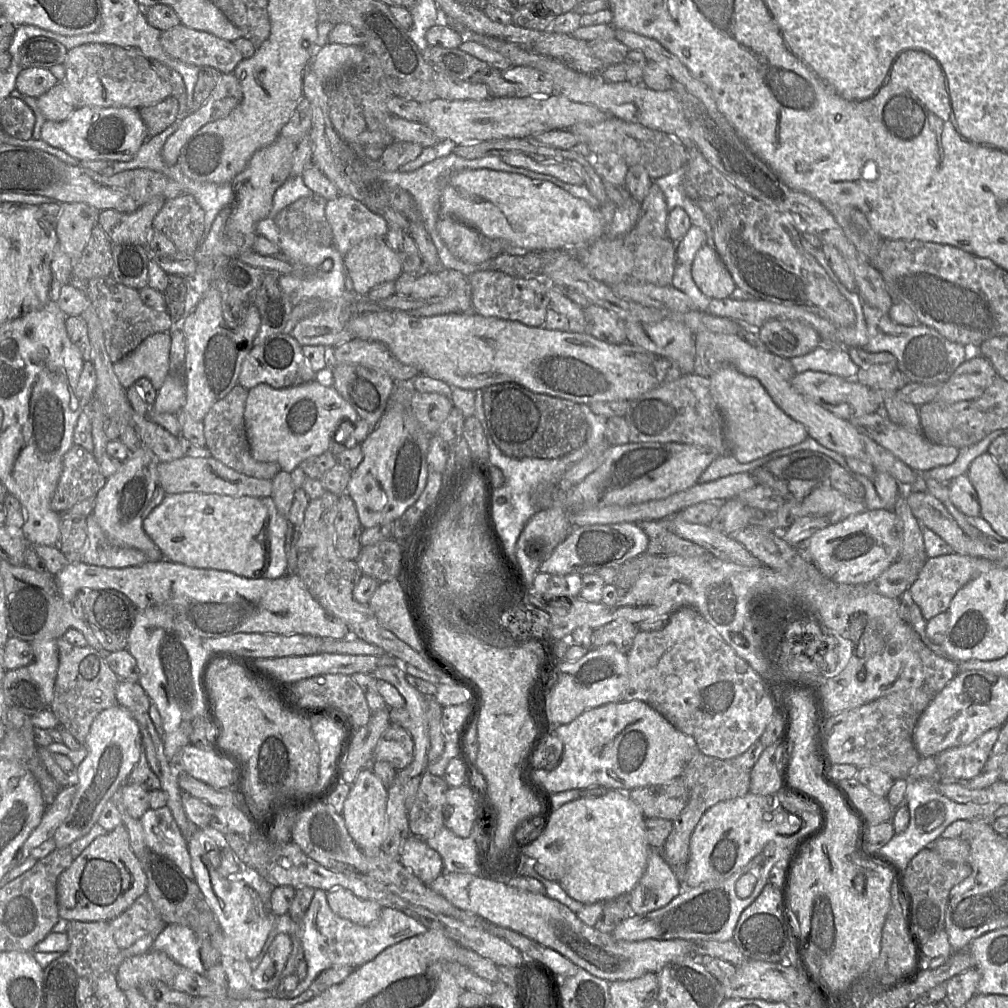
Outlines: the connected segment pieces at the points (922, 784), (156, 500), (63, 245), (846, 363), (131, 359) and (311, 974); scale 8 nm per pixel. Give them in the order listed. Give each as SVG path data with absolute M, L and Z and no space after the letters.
M908 779L905 801L910 812L907 829L892 837L876 854L892 863L901 873L907 868L914 856L923 848L928 847L938 839L943 831L956 820L973 820L983 818L989 824L995 818L993 808L987 808L977 803L958 803L942 795L932 780Z
M140 446L131 453L120 469L107 479L97 493L92 514L98 524L115 544L135 548L144 552L150 562L163 558L161 551L143 530L143 520L165 498L166 492L159 481L157 456L147 447Z
M60 203L61 212L55 222L58 246L71 258L77 260L98 222L99 211L81 203Z
M821 344L812 352L791 360L797 374L806 371L824 372L843 379L855 379L860 369L851 359L847 348L827 349Z
M168 332L155 333L131 353L113 364L113 371L124 389L133 386L140 378L151 381L158 391L169 375L171 338Z
M315 889L312 901L301 922L301 943L307 975L297 987L282 998L295 998L306 991L325 969L348 965L358 968L373 960L386 948L405 939L425 933L428 929L414 918L394 908L383 907L380 917L368 926L362 926L336 915L327 901L327 891Z

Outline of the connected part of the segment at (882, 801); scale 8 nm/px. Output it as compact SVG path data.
M856 777L839 782L872 825L892 820L896 808L890 805L887 797L873 794Z

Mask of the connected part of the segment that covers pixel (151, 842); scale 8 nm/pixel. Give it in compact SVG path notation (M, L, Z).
M169 807L149 808L140 821L147 848L171 859L186 877L195 881L187 841Z

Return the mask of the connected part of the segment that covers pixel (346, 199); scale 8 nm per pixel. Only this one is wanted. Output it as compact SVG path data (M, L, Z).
M344 194L327 200L325 216L332 228L334 246L343 259L362 240L385 238L389 229L383 216L361 201Z

